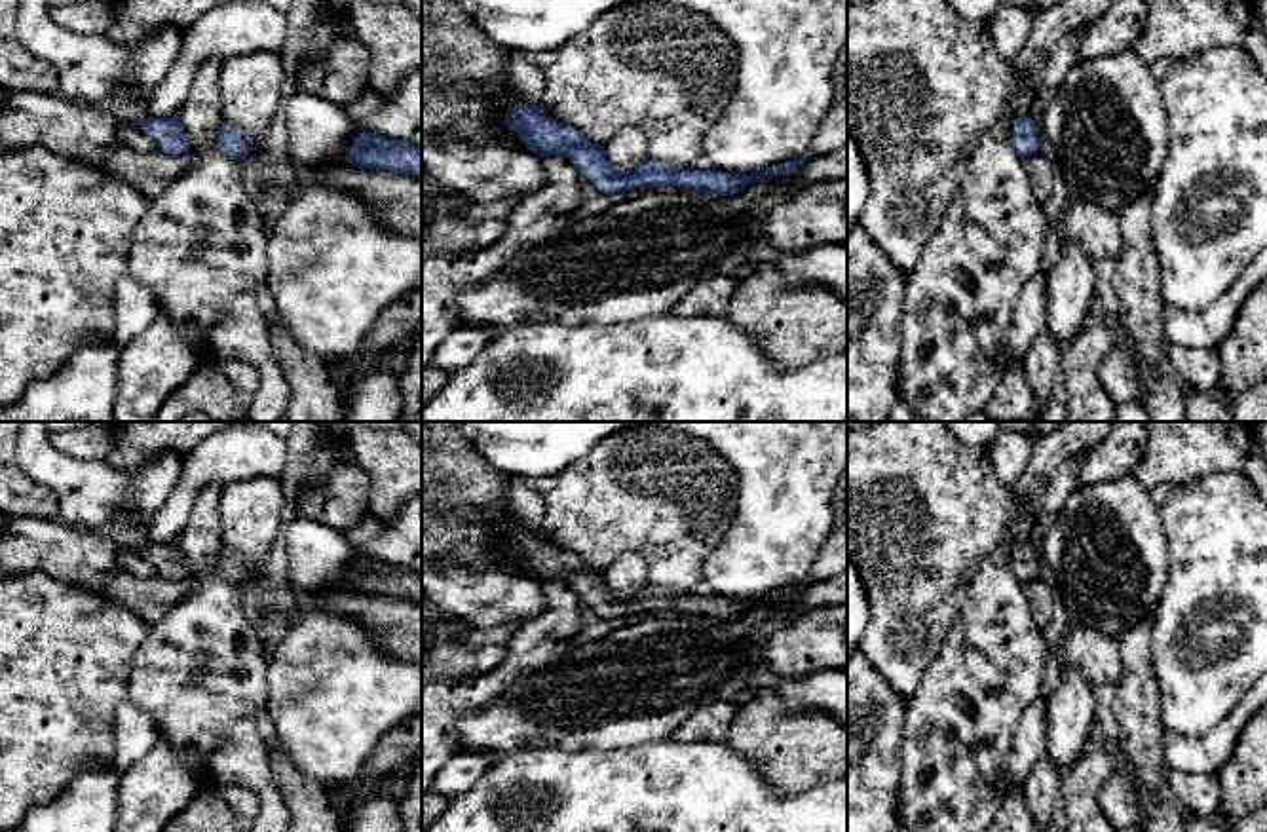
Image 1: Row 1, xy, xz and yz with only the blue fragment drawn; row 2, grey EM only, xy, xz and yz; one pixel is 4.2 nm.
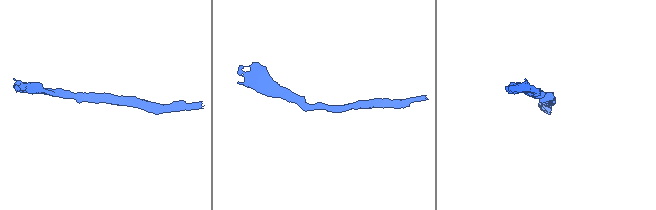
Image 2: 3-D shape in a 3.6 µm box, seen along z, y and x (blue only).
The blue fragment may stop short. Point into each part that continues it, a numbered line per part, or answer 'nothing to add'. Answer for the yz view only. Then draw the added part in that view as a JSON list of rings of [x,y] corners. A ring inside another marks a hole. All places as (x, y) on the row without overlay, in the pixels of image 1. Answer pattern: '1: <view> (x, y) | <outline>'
nothing to add

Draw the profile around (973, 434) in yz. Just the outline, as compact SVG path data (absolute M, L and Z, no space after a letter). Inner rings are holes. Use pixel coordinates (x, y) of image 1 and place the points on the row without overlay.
M942 422L959 443L990 450L1001 431L997 422Z

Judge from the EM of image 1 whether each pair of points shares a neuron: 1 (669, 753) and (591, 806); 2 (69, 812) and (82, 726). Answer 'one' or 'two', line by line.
1: one
2: two

